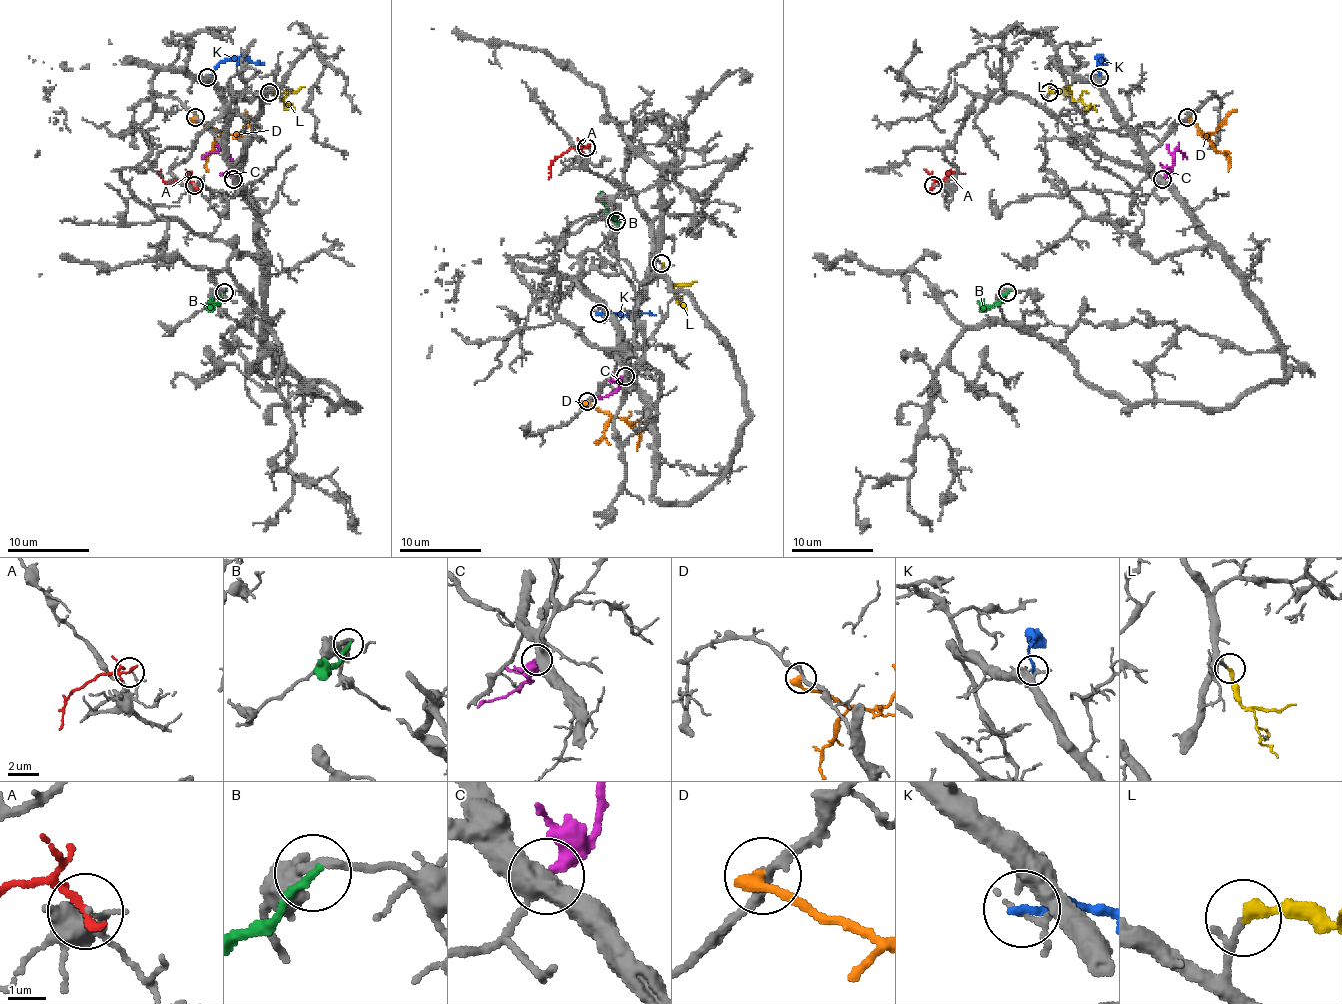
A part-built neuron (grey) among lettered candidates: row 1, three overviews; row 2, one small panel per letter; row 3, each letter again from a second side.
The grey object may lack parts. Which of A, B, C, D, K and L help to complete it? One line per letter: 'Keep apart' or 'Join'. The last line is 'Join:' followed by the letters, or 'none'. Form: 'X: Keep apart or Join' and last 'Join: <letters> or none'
A: Keep apart
B: Keep apart
C: Keep apart
D: Keep apart
K: Keep apart
L: Join
Join: L

